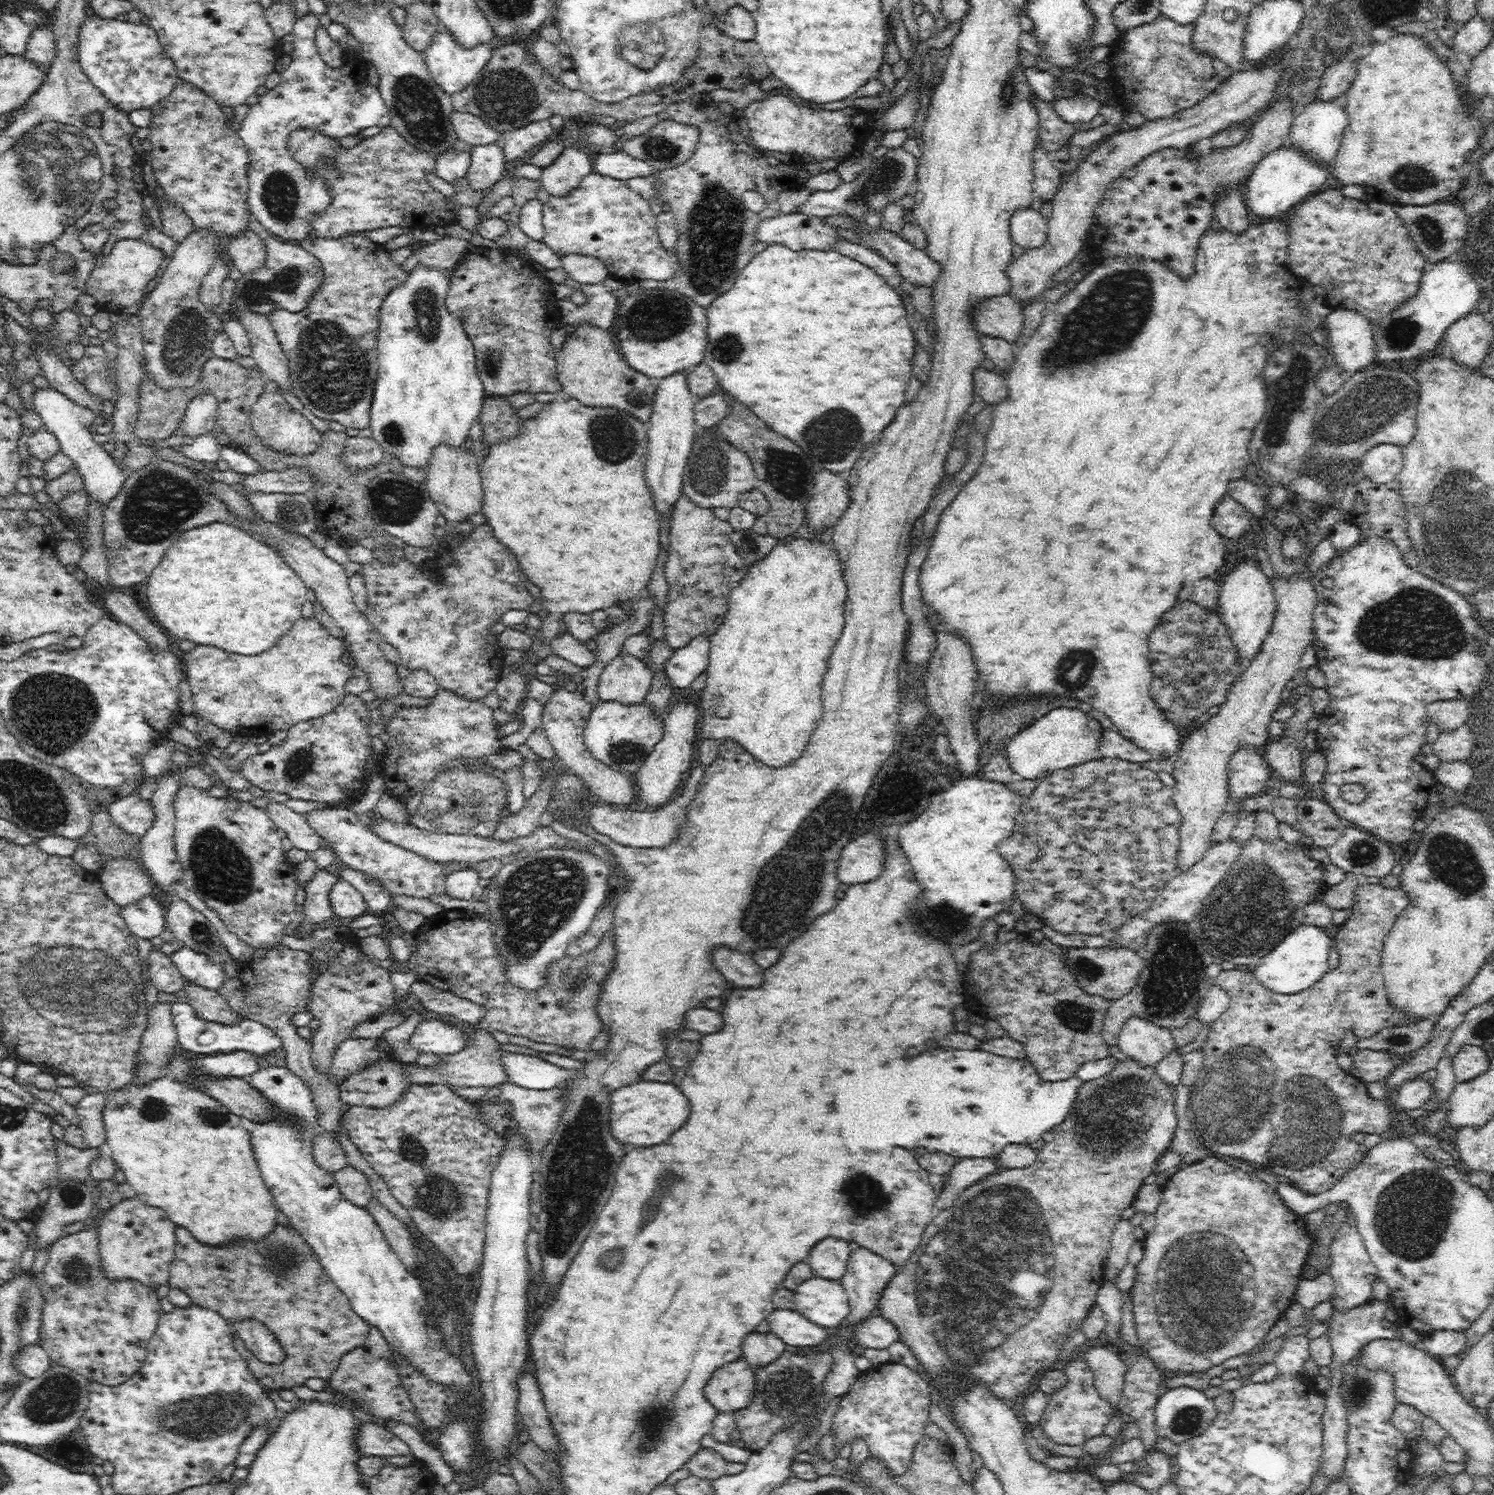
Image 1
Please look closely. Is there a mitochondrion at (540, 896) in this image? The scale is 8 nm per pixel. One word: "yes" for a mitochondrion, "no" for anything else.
yes

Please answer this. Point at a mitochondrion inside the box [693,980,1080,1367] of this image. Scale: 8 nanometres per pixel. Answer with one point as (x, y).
(864, 1199)

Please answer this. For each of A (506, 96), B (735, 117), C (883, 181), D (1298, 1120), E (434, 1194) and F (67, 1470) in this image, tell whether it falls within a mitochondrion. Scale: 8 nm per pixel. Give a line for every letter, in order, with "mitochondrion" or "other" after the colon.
A: mitochondrion
B: other
C: mitochondrion
D: mitochondrion
E: mitochondrion
F: other

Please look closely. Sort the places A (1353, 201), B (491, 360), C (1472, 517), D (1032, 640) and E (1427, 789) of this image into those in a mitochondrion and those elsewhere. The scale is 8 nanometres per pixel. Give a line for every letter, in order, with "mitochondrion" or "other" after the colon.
A: other
B: mitochondrion
C: mitochondrion
D: other
E: other

